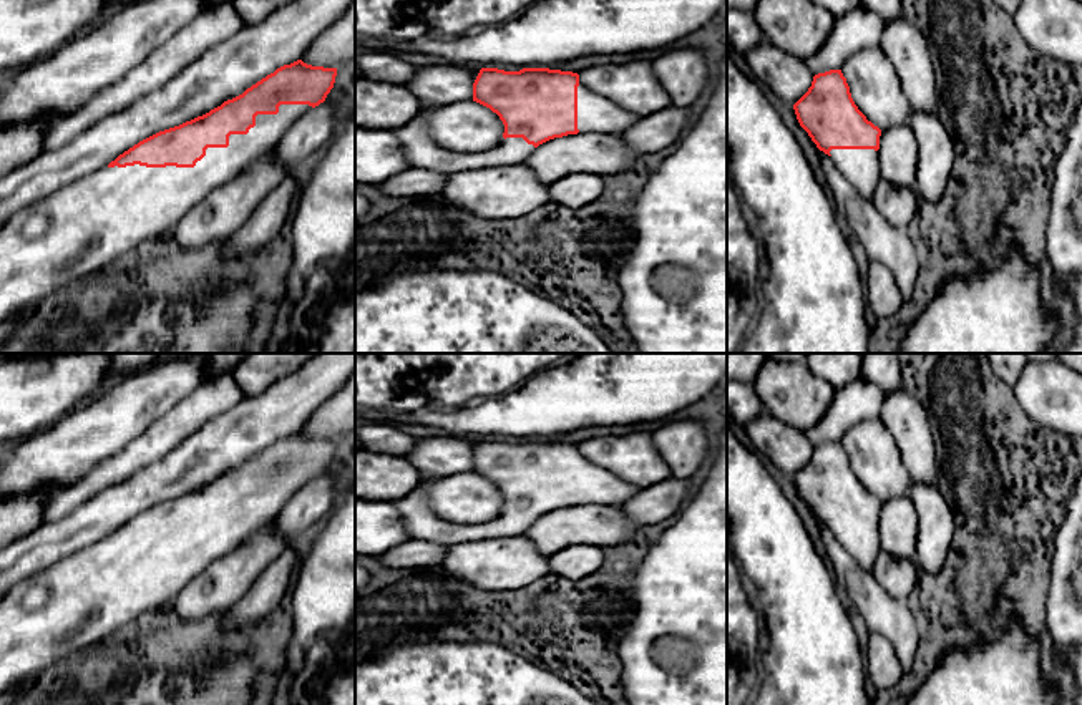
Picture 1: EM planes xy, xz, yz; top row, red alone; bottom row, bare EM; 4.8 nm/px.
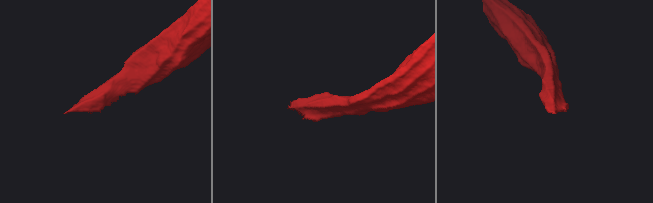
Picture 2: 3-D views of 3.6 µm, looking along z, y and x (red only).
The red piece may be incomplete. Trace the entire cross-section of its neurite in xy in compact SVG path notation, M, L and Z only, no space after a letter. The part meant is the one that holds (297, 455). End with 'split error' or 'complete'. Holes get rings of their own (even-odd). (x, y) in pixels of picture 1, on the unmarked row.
M297 431L242 466L179 498L159 503L108 537L60 559L0 600L0 693L71 652L110 637L143 612L173 604L214 559L270 521L294 493L325 473L337 440Z; split error

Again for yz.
M841 441L815 446L793 481L816 519L831 529L863 569L871 571L881 551L878 528L881 501L855 476Z; split error

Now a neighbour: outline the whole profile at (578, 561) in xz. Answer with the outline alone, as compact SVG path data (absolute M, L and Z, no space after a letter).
M576 544L551 556L551 572L578 581L596 572L602 562L602 547Z

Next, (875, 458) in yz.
M881 420L851 426L841 445L858 481L881 503L908 491L909 474L893 435Z

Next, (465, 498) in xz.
M470 471L453 478L423 481L428 489L428 508L448 523L485 523L495 519L504 496L490 479Z

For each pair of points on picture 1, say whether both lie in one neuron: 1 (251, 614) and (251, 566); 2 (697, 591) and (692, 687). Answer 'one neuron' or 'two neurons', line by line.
1: two neurons
2: one neuron

